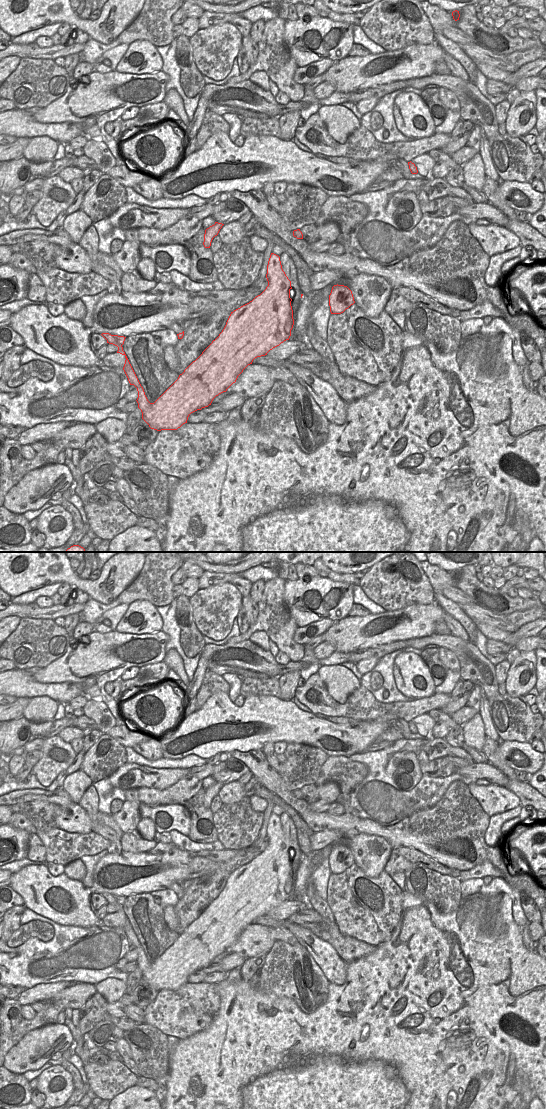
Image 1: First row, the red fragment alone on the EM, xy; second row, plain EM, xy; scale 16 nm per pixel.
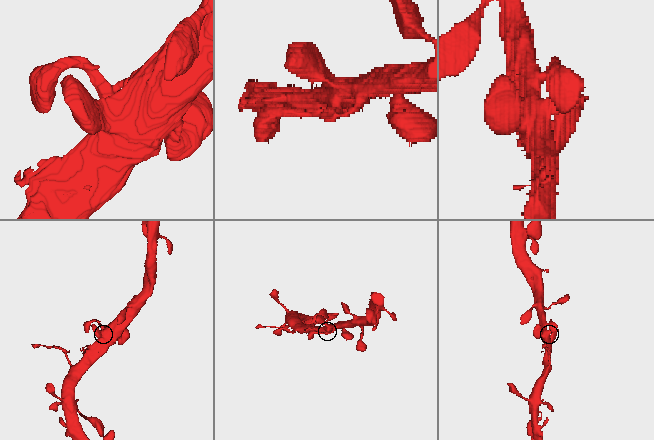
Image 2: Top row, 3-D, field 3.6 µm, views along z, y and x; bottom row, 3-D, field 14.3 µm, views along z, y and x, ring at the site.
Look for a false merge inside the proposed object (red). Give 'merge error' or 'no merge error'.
merge error

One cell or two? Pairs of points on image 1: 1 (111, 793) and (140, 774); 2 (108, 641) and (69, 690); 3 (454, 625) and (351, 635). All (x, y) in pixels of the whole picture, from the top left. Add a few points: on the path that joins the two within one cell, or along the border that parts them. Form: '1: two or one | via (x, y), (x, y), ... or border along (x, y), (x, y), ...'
1: two | border along (107, 777), (113, 786), (123, 790)
2: two | border along (96, 679), (89, 678), (81, 682), (51, 682)
3: two | border along (443, 609), (443, 618), (441, 620)

